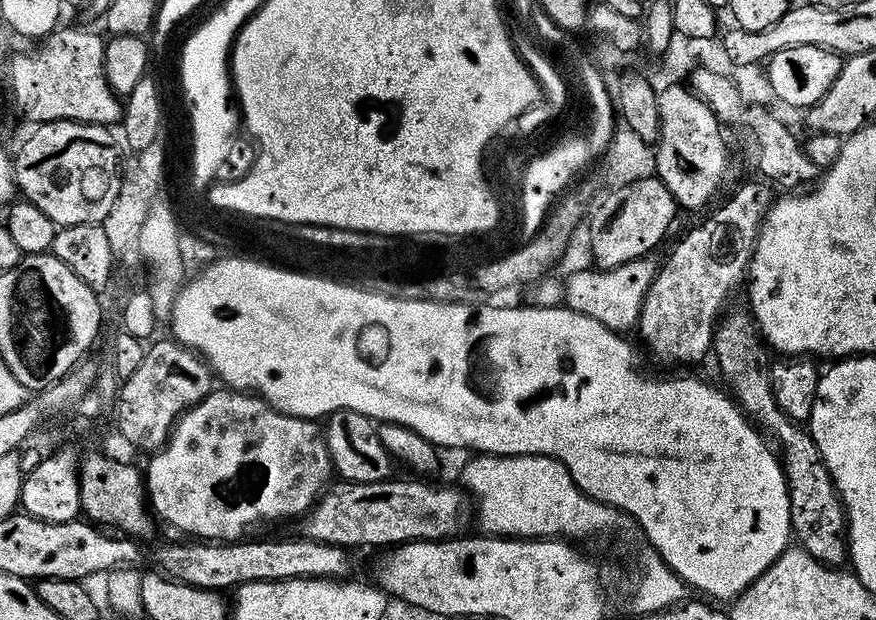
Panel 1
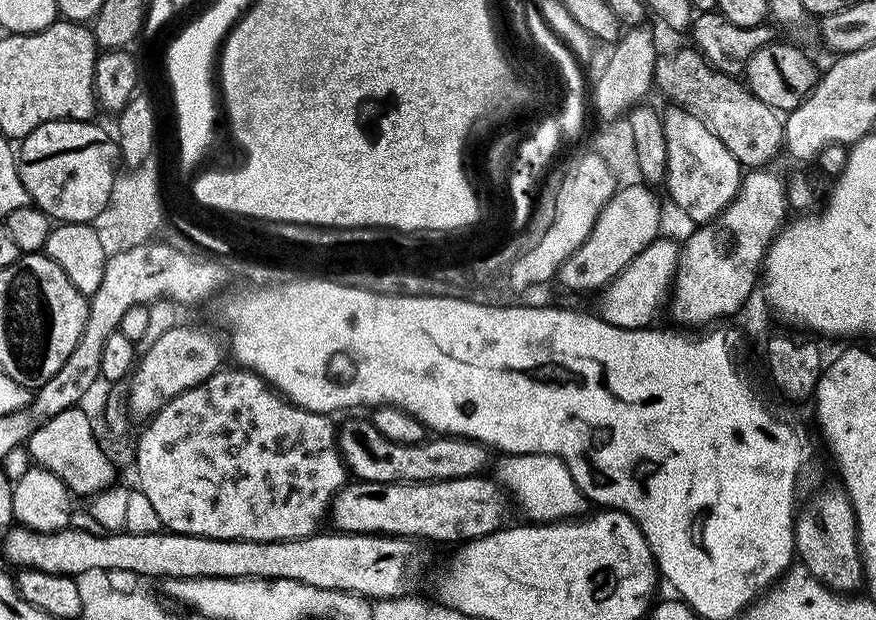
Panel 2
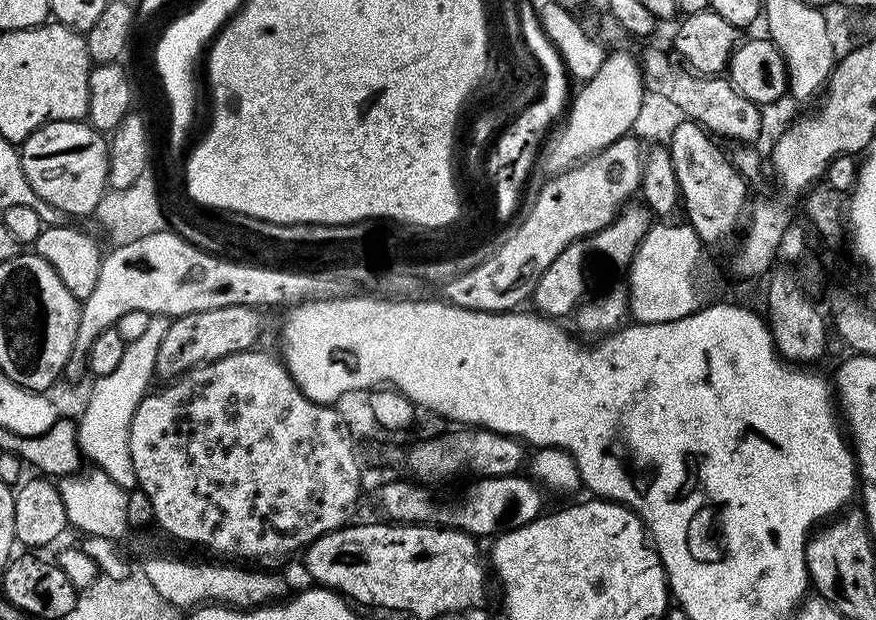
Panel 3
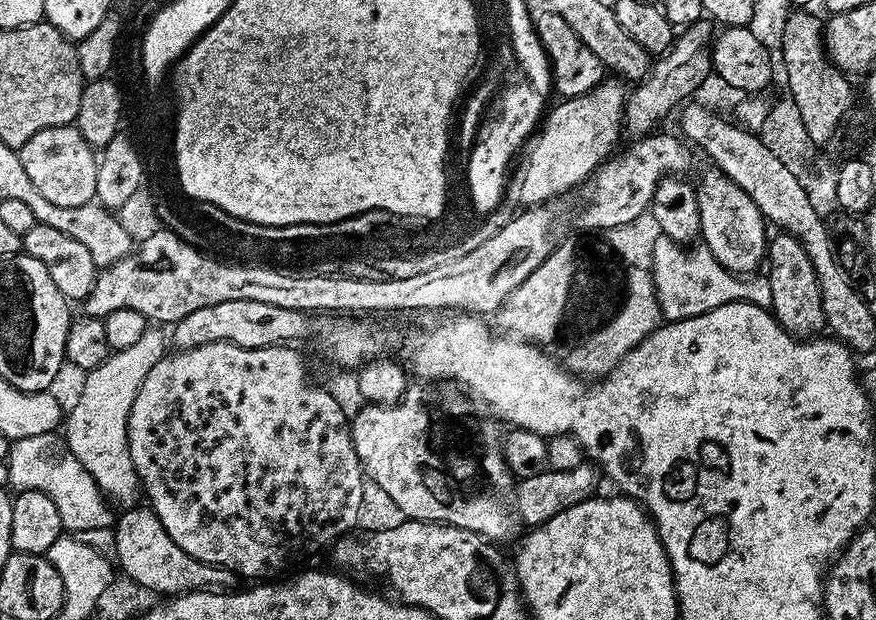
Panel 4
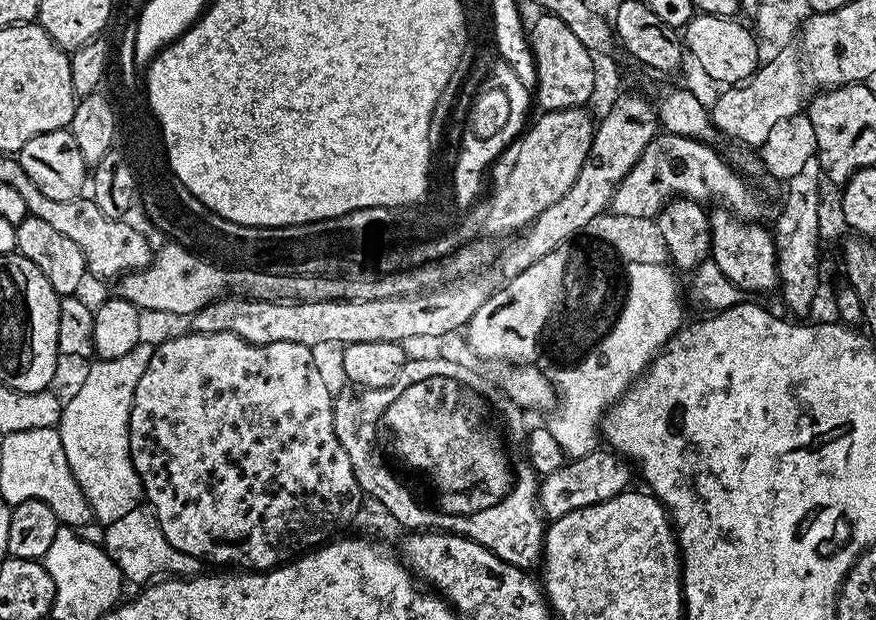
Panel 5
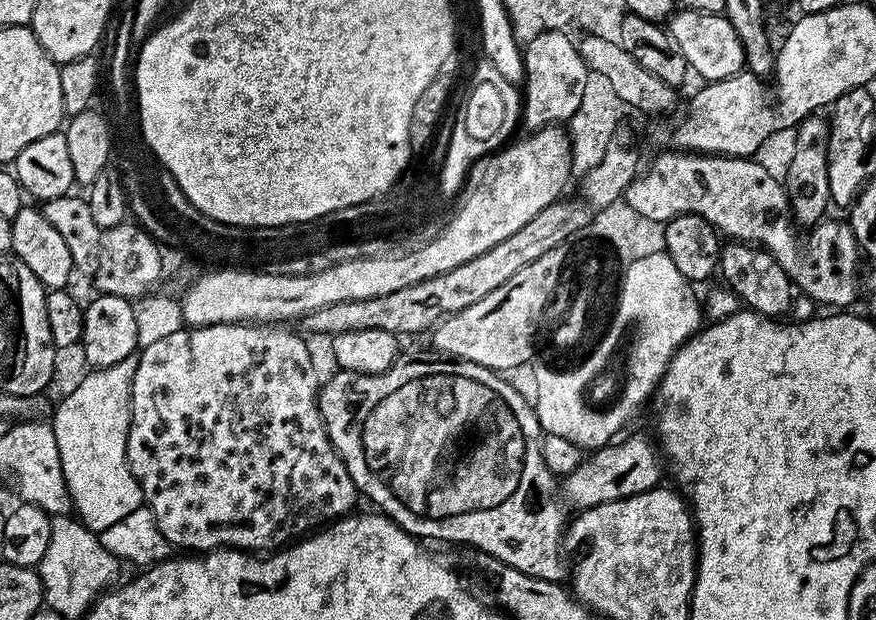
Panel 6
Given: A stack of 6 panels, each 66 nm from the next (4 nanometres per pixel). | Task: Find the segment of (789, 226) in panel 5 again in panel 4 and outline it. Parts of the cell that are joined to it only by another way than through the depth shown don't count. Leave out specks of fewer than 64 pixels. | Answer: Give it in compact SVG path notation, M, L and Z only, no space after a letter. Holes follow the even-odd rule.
M773 235L769 239L766 253L766 275L770 280L771 297L773 298L770 311L778 323L794 337L819 337L825 331L826 325L822 314L822 294L818 286L818 274L814 274L814 262L810 262L810 254L806 254L797 236Z

